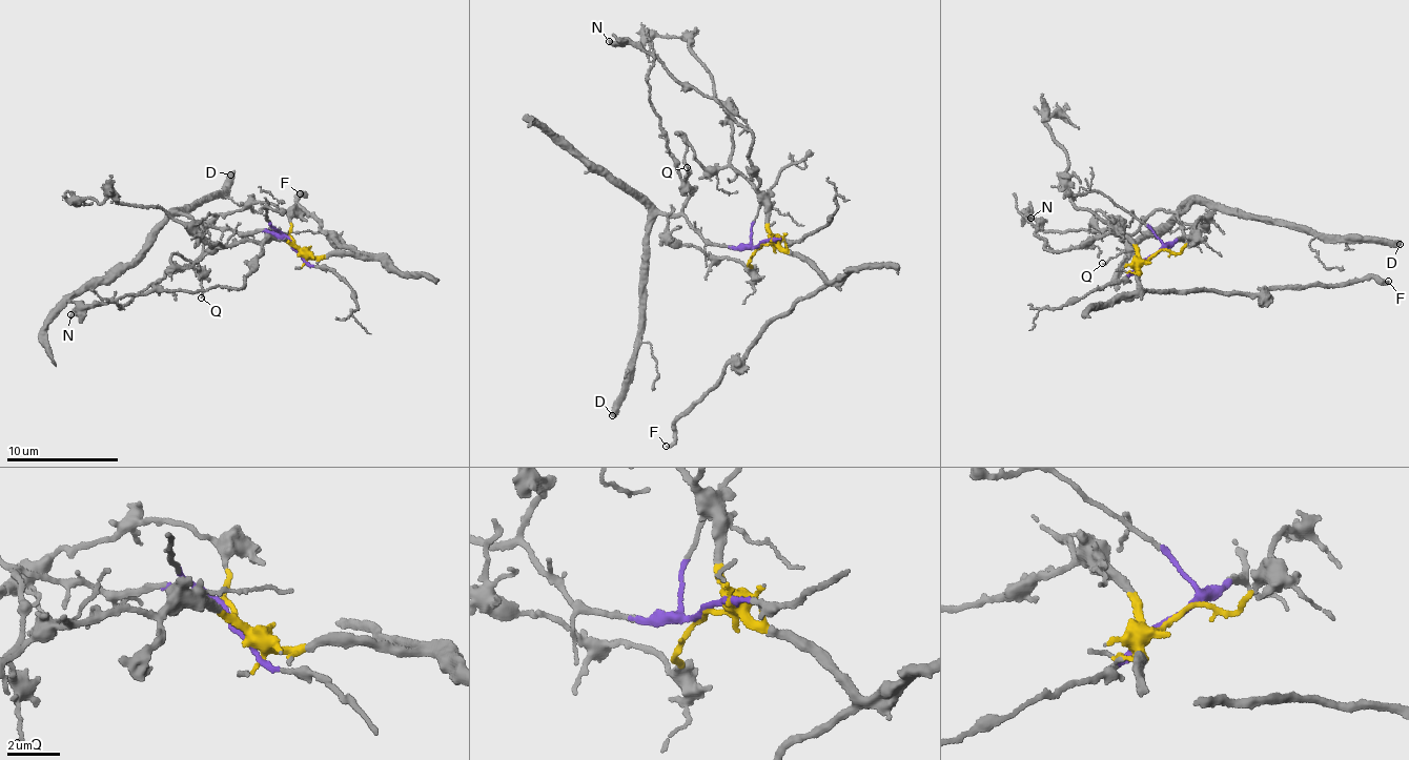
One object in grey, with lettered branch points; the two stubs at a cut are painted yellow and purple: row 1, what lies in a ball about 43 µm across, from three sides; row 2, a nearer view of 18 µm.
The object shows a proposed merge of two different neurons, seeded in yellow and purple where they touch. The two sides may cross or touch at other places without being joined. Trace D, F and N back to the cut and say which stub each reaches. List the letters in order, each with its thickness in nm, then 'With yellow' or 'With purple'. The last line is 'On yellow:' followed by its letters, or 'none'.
D: Thickness 480 nm. With purple
F: Thickness 260 nm. With yellow
N: Thickness 440 nm. With yellow
On yellow: F, N

